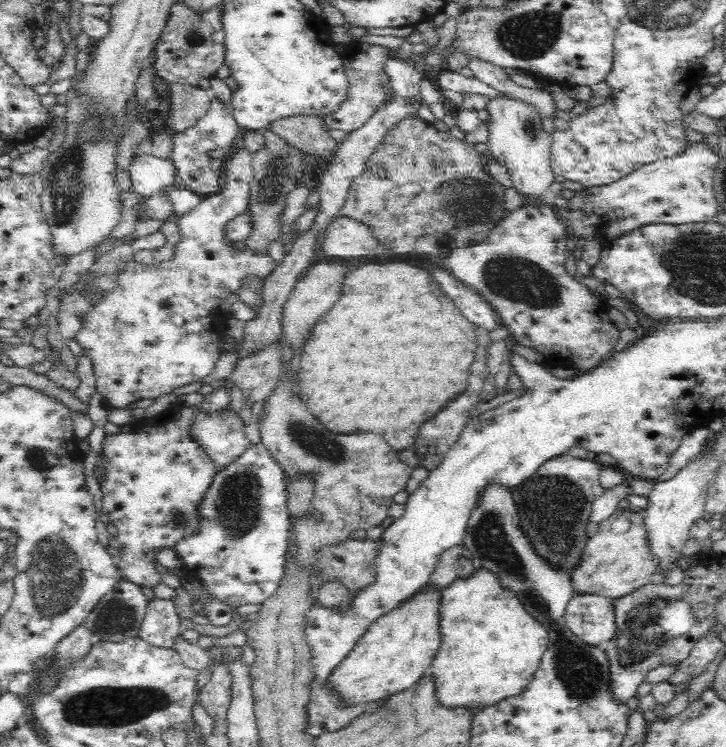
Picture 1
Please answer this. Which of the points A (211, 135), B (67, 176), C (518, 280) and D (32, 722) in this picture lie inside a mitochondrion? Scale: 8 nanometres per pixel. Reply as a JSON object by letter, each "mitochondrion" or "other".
{"A":"other","B":"mitochondrion","C":"mitochondrion","D":"other"}

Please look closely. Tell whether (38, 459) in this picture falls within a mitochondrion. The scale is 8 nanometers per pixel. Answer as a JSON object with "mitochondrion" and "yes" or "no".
{"mitochondrion":"yes"}

